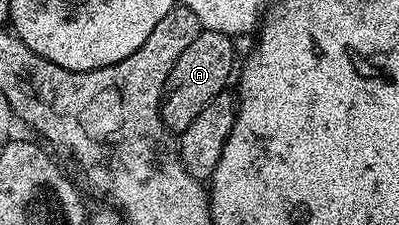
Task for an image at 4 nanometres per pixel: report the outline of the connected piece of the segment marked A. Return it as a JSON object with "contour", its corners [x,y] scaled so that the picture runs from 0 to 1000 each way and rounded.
{"contour":[[[511,129],[496,151],[491,182],[481,182],[481,200],[471,200],[471,218],[461,218],[461,236],[451,236],[451,271],[441,271],[441,289],[431,289],[431,324],[421,324],[421,360],[406,404],[406,533],[424,582],[454,591],[461,573],[471,573],[471,556],[481,556],[481,538],[491,538],[491,520],[501,520],[506,489],[554,404],[569,400],[571,373],[566,364],[574,351],[579,364],[591,316],[591,280],[586,298],[586,191],[589,178],[579,160]]]}

